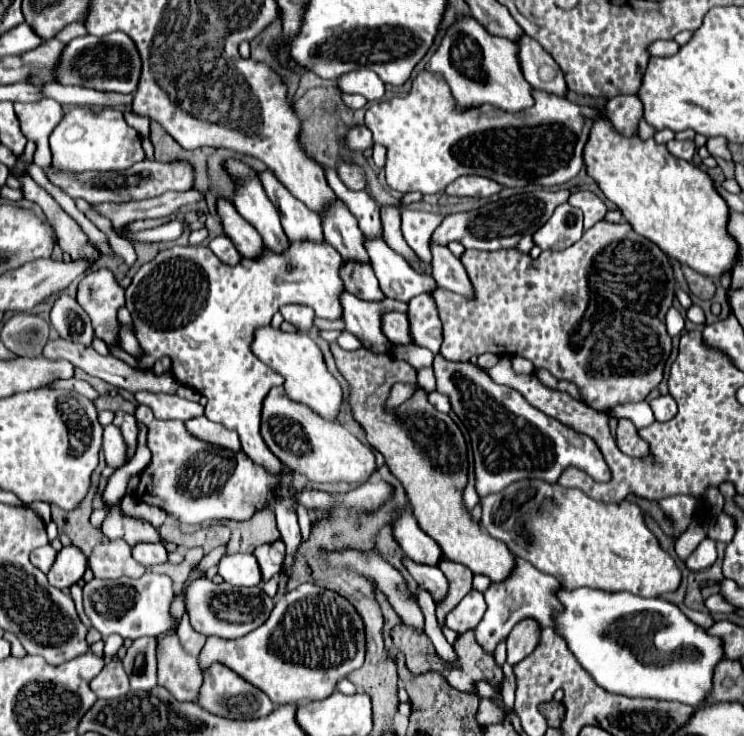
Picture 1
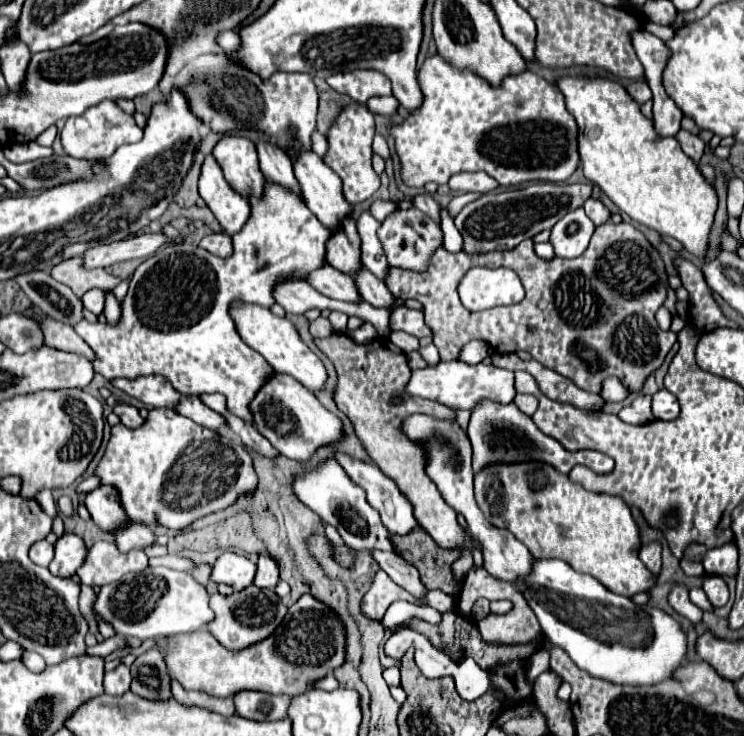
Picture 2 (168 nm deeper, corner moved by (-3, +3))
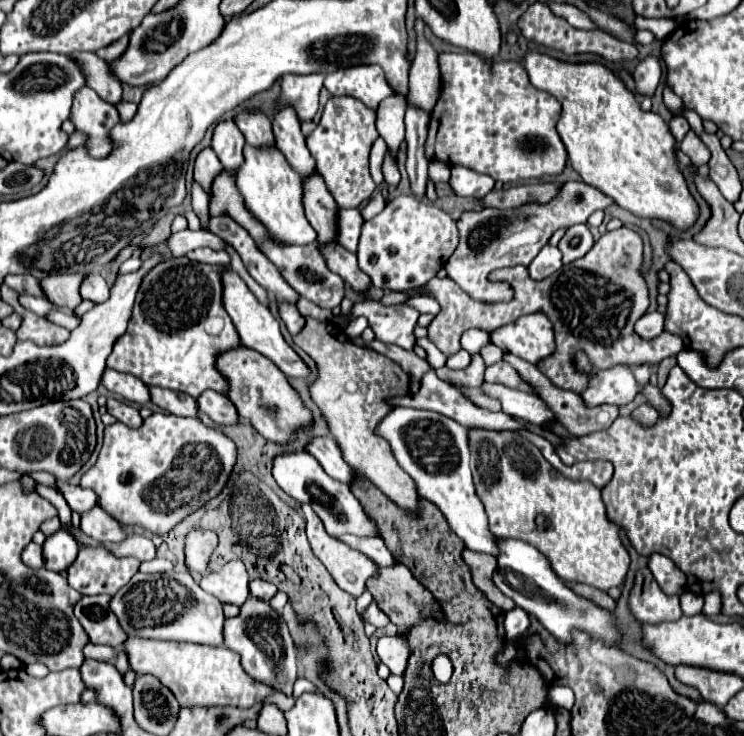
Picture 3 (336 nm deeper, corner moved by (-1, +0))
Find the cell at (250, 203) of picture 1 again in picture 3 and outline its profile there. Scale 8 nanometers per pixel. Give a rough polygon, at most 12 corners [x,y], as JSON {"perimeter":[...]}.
{"perimeter":[[231,119],[215,125],[211,147],[233,173],[243,163],[245,137]]}

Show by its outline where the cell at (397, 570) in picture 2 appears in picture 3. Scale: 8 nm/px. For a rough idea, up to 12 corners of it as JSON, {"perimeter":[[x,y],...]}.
{"perimeter":[[337,537],[381,567],[395,563],[381,537]]}

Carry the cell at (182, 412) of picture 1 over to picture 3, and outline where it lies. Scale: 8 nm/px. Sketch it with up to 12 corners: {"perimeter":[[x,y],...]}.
{"perimeter":[[105,369],[101,385],[127,401],[149,403],[147,385]]}

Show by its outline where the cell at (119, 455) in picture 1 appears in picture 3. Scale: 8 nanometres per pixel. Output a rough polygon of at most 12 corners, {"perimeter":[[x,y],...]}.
{"perimeter":[[197,417],[105,427],[81,477],[165,535],[221,493],[237,449]]}

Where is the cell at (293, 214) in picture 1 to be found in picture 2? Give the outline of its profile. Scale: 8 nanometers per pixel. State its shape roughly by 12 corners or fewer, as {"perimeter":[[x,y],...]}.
{"perimeter":[[259,142],[265,180],[303,200],[293,164],[281,148]]}

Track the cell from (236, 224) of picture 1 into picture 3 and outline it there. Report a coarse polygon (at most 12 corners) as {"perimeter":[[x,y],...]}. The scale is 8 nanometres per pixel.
{"perimeter":[[211,147],[195,159],[195,179],[211,191],[211,181],[223,171]]}

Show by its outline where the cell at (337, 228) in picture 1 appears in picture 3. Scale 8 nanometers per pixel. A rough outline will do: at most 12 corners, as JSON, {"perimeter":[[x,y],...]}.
{"perimeter":[[291,105],[273,117],[277,149],[307,177],[315,171]]}

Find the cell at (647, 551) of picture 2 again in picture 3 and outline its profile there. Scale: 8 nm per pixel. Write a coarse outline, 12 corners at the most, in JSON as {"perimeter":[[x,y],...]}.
{"perimeter":[[635,573],[629,611],[647,623],[677,621],[679,595],[665,595],[653,573]]}

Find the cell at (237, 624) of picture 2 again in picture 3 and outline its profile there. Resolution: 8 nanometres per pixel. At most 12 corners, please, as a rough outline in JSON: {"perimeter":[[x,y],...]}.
{"perimeter":[[267,601],[225,621],[225,647],[253,679],[293,693],[295,643]]}

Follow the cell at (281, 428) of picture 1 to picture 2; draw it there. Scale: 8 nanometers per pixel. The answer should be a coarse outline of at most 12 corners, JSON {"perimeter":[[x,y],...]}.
{"perimeter":[[275,374],[251,402],[255,428],[309,462],[343,422],[295,378]]}

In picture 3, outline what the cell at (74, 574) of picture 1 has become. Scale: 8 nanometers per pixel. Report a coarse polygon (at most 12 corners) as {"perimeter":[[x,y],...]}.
{"perimeter":[[63,529],[43,543],[45,569],[63,573],[77,557],[75,537]]}

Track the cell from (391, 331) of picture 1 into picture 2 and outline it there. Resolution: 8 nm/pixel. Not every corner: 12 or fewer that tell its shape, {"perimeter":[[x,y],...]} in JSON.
{"perimeter":[[367,268],[355,276],[359,294],[375,308],[393,310],[395,296]]}

